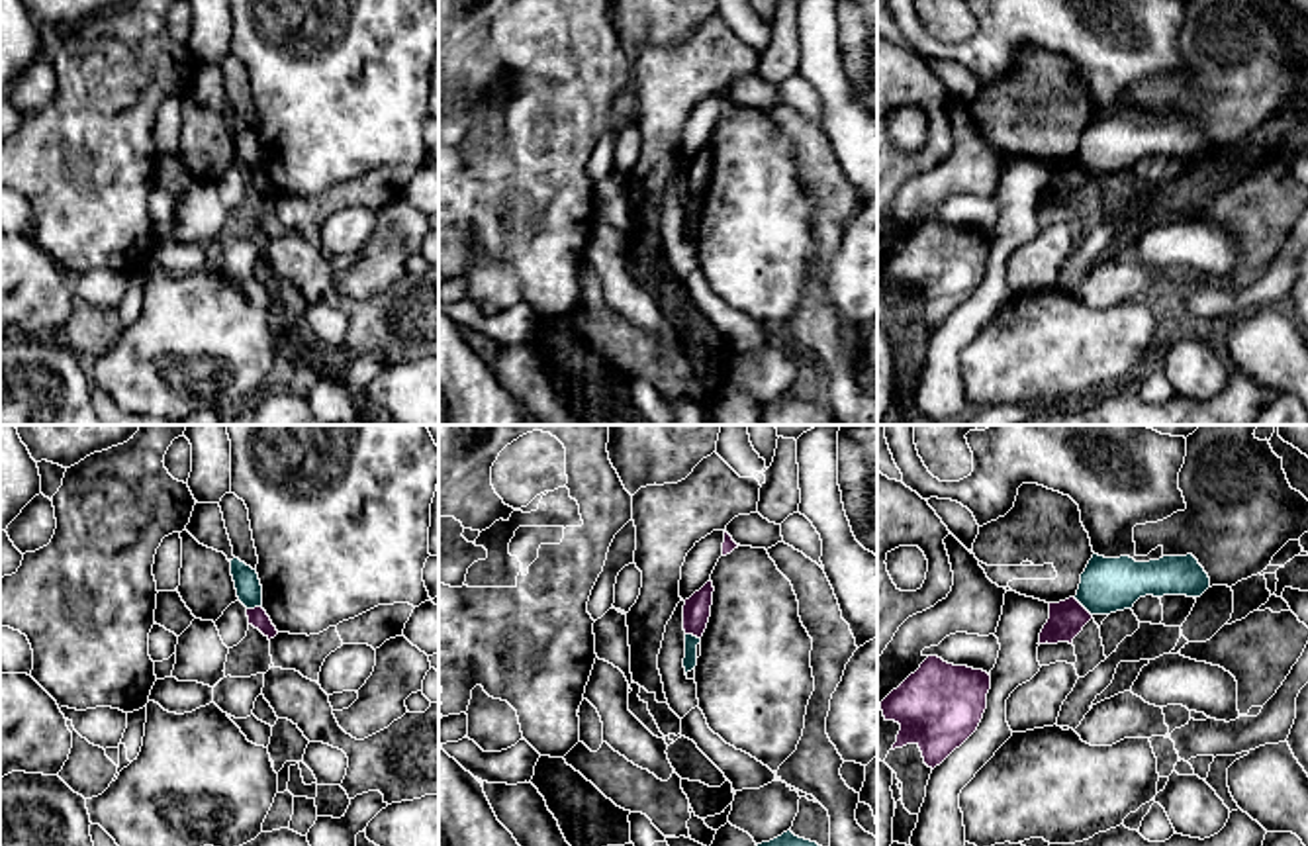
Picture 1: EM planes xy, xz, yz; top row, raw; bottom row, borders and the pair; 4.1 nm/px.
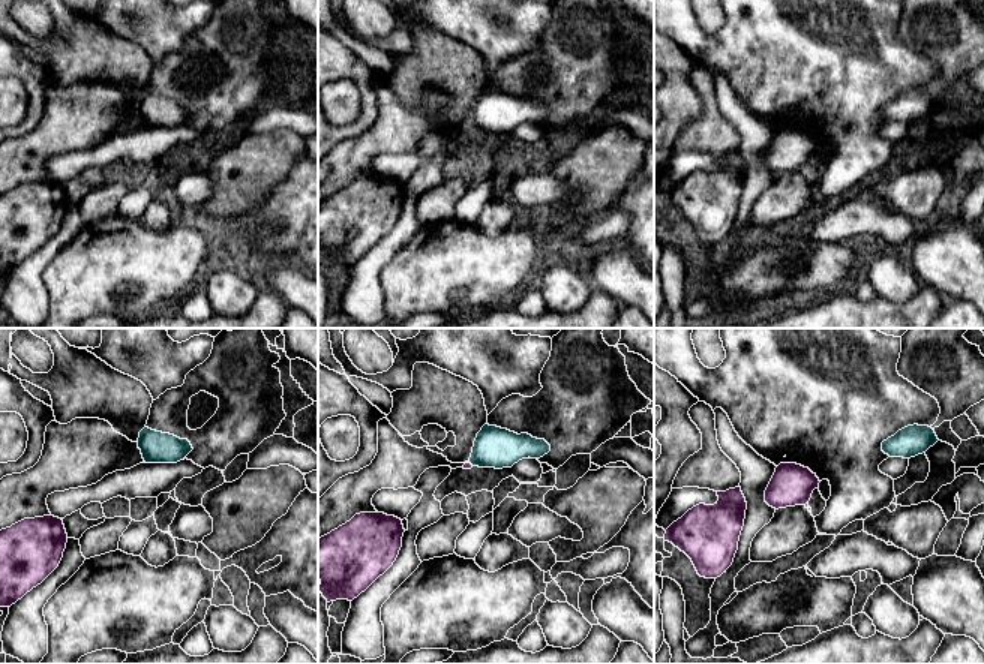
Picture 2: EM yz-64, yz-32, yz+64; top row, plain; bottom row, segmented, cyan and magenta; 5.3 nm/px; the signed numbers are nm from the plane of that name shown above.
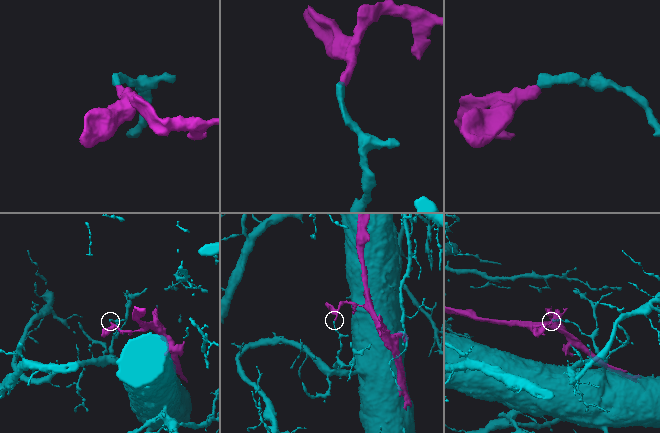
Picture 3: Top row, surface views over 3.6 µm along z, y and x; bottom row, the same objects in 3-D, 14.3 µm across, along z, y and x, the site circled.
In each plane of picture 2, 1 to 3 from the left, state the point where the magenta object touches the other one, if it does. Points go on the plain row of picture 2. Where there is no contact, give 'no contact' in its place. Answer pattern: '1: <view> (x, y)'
1: no contact
2: yz-32 (471, 128)
3: no contact

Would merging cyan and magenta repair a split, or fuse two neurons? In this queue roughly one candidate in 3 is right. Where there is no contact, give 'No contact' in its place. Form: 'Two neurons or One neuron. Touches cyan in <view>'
Two neurons. Touches cyan in yz

